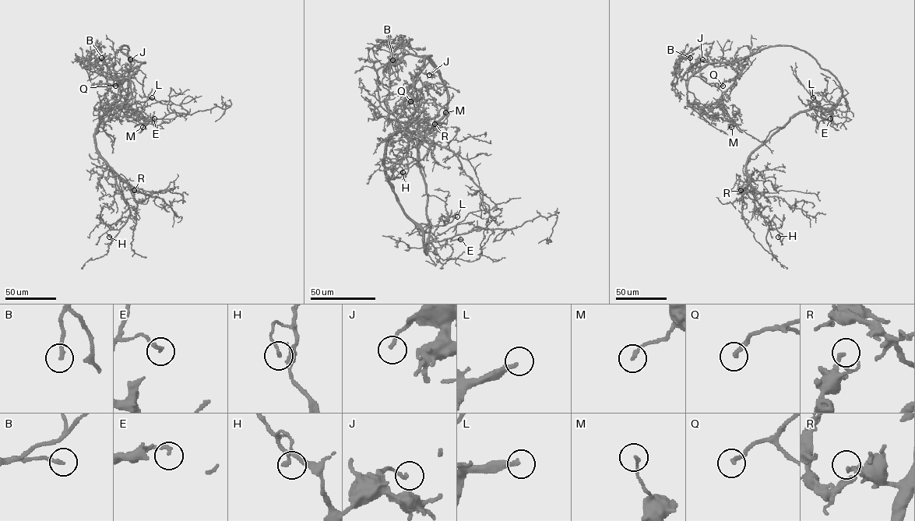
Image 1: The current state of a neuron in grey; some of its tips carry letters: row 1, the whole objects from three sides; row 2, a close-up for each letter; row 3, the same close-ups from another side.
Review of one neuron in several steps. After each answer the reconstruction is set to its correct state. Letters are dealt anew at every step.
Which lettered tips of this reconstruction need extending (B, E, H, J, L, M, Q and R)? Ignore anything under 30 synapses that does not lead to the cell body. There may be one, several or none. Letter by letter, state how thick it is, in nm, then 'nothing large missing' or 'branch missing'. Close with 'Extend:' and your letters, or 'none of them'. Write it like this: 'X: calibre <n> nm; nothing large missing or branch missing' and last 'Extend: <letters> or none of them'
B: calibre 180 nm; nothing large missing
E: calibre 180 nm; nothing large missing
H: calibre 170 nm; nothing large missing
J: calibre 160 nm; nothing large missing
L: calibre 240 nm; branch missing
M: calibre 160 nm; nothing large missing
Q: calibre 220 nm; nothing large missing
R: calibre 200 nm; nothing large missing
Extend: L

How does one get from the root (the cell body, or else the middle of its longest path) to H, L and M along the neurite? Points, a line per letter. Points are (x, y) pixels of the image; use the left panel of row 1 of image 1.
H: (128, 51), (125, 107), (107, 111), (95, 134), (95, 149), (130, 212), (125, 222), (110, 225), (109, 237)
L: (128, 51), (130, 64), (128, 96), (123, 107), (152, 97)
M: (128, 51), (144, 62), (130, 76), (131, 98), (117, 104), (141, 114), (142, 127)

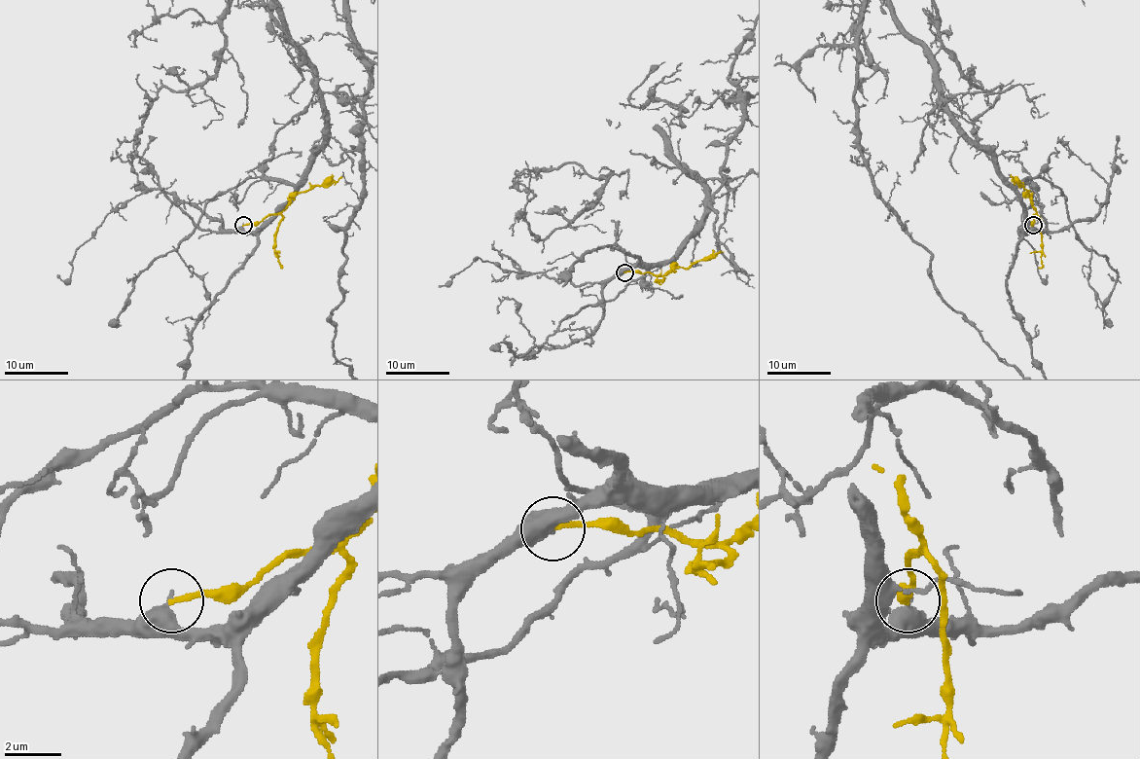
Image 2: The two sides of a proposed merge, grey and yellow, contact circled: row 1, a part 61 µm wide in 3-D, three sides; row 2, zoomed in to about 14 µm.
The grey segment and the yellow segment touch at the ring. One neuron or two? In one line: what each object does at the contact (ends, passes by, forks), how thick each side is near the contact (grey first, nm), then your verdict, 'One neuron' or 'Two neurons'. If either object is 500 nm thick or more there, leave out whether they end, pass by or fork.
Thickness 500 nm (grey) against 180 nm. Two neurons

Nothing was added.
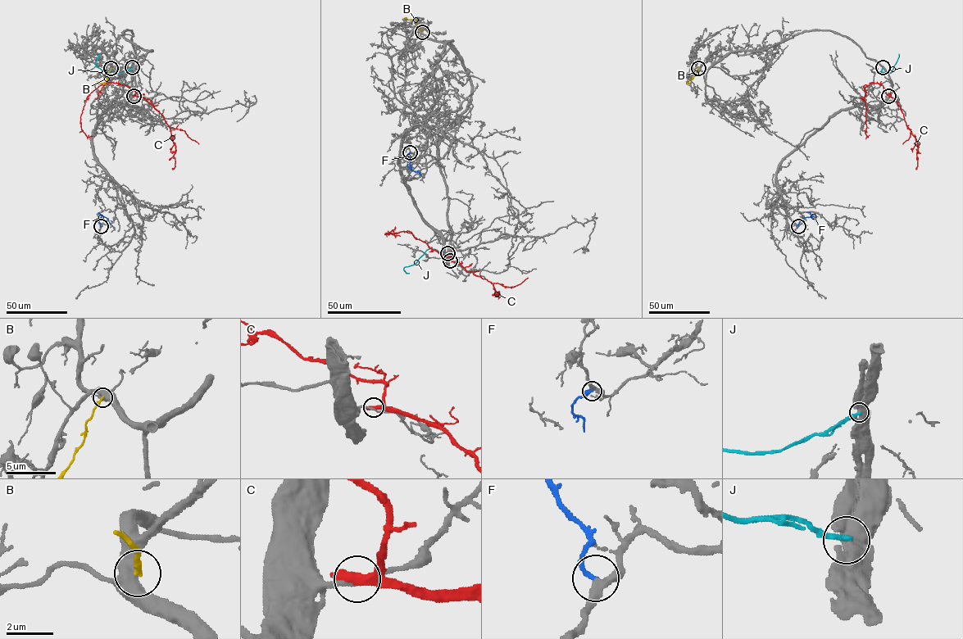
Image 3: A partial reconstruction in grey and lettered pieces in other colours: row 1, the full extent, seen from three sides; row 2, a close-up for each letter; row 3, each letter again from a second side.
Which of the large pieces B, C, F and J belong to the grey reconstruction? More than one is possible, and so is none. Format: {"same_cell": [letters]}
{"same_cell": []}

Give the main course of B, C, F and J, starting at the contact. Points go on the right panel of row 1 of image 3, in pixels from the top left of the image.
B: (698, 68), (694, 76), (688, 83), (686, 81)
C: (888, 96), (878, 83), (864, 85), (863, 100), (866, 109), (865, 131), (868, 136)
F: (798, 226), (801, 219), (812, 215), (817, 224)
J: (883, 67), (878, 72), (891, 72), (899, 54)

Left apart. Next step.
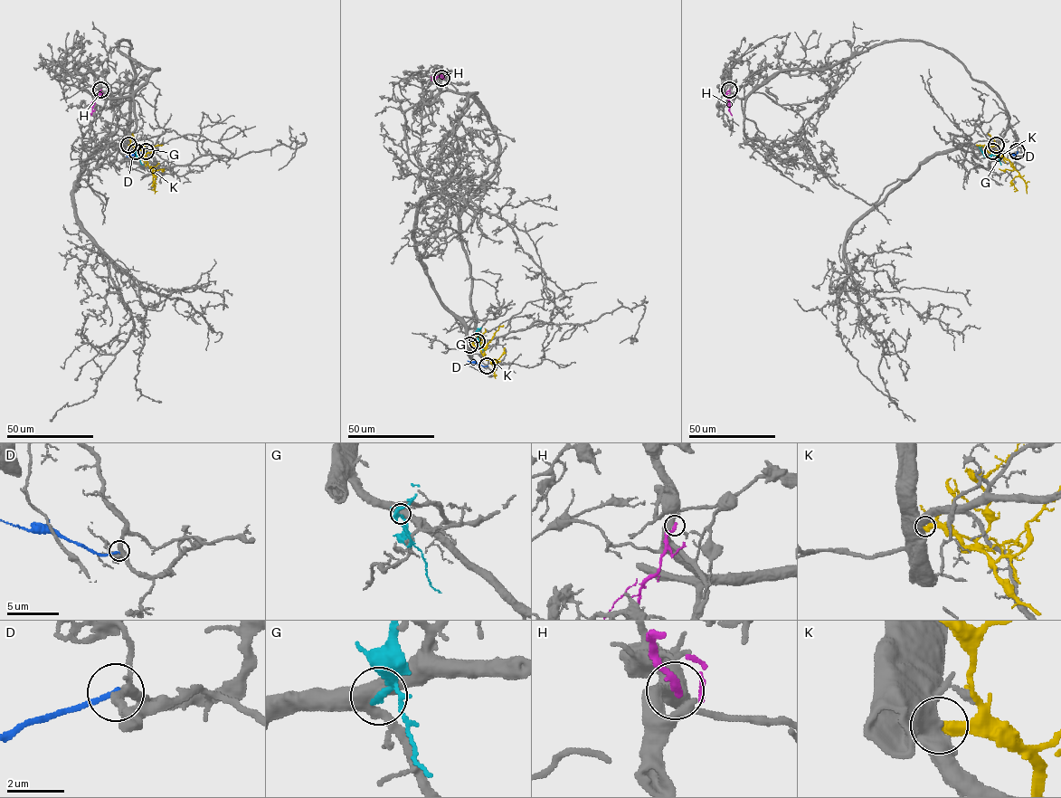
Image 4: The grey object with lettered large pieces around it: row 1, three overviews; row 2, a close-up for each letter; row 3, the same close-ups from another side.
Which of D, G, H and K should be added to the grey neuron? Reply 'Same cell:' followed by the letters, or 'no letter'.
Same cell: no letter

